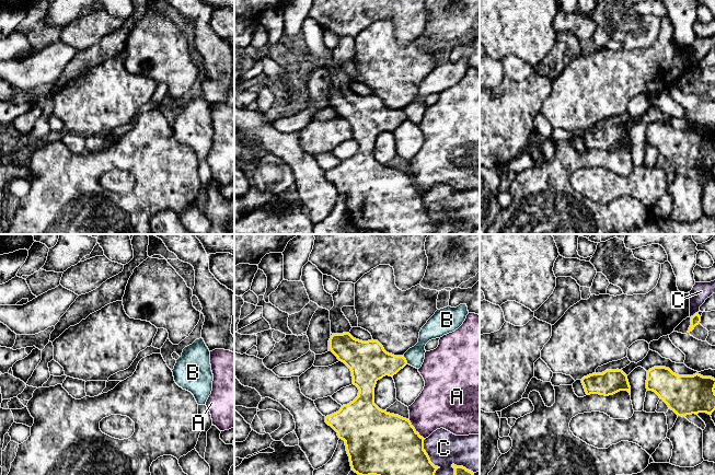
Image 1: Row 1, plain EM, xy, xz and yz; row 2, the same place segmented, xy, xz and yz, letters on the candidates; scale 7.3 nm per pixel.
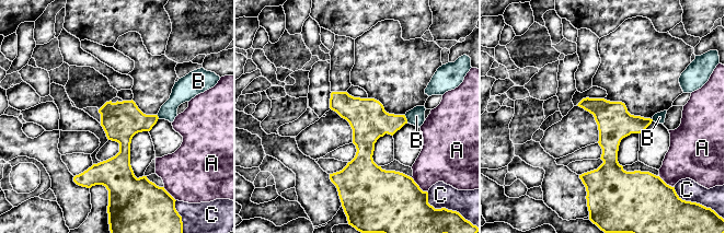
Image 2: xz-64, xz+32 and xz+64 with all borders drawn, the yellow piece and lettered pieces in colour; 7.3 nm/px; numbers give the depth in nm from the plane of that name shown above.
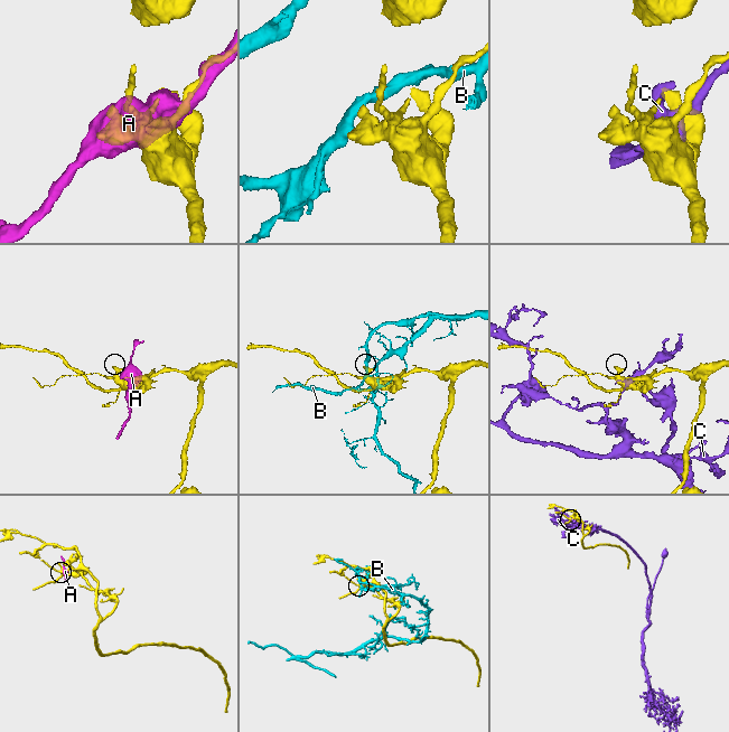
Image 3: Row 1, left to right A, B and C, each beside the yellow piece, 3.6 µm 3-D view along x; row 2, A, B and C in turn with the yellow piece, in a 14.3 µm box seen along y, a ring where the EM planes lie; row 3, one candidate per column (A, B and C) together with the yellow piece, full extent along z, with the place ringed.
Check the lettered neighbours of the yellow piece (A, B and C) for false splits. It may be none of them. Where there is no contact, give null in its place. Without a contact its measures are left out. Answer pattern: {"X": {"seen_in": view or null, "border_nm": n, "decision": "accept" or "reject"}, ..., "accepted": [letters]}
{"A": {"seen_in": "xz", "border_nm": 190, "decision": "reject"}, "B": {"seen_in": "xz", "border_nm": 80, "decision": "reject"}, "C": {"seen_in": "xz", "border_nm": 300, "decision": "reject"}, "accepted": []}

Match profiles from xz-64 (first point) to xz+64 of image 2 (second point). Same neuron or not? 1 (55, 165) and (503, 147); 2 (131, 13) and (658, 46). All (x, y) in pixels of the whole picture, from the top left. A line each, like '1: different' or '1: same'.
1: different
2: different

